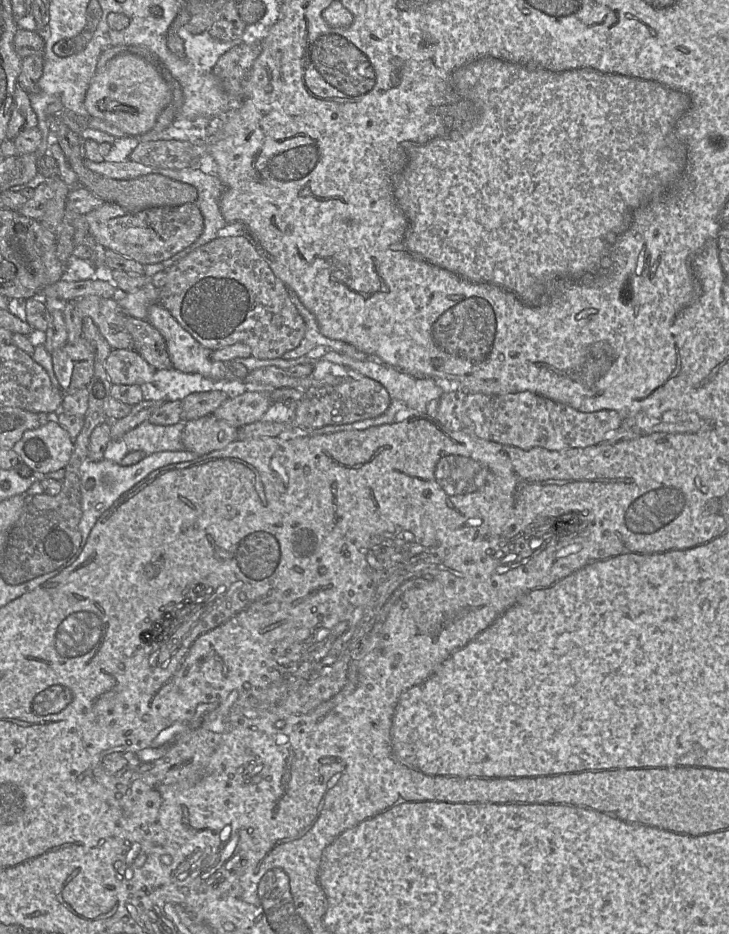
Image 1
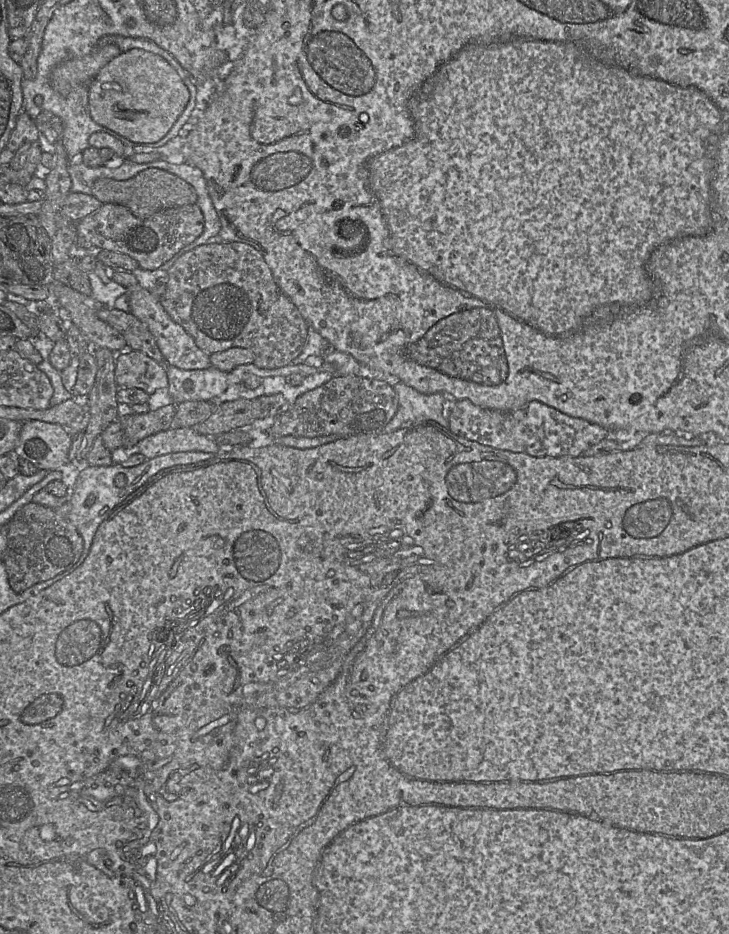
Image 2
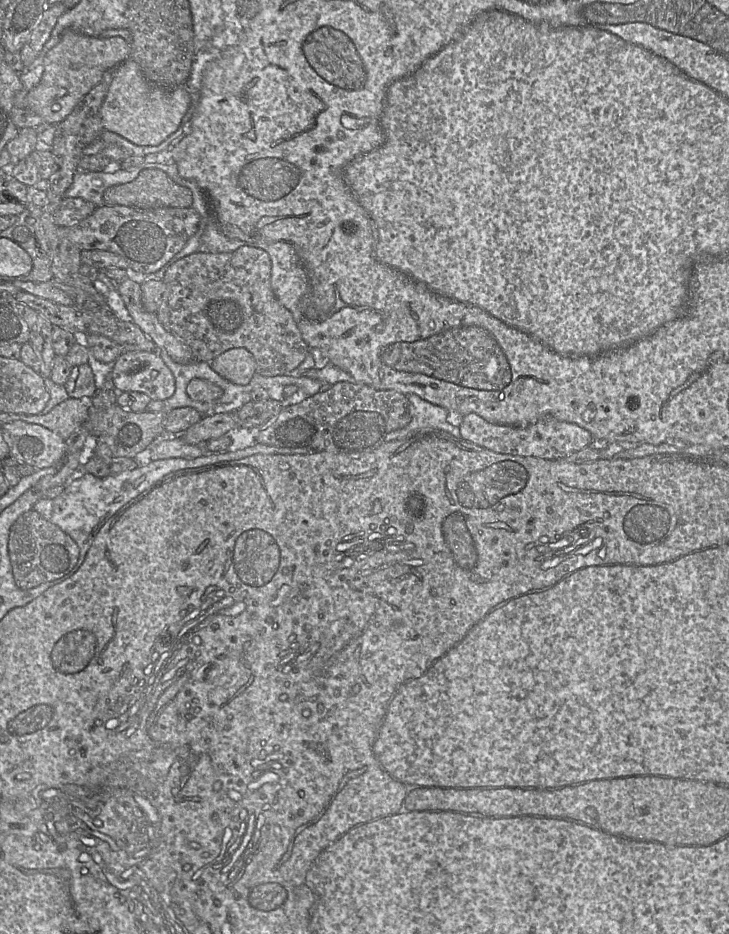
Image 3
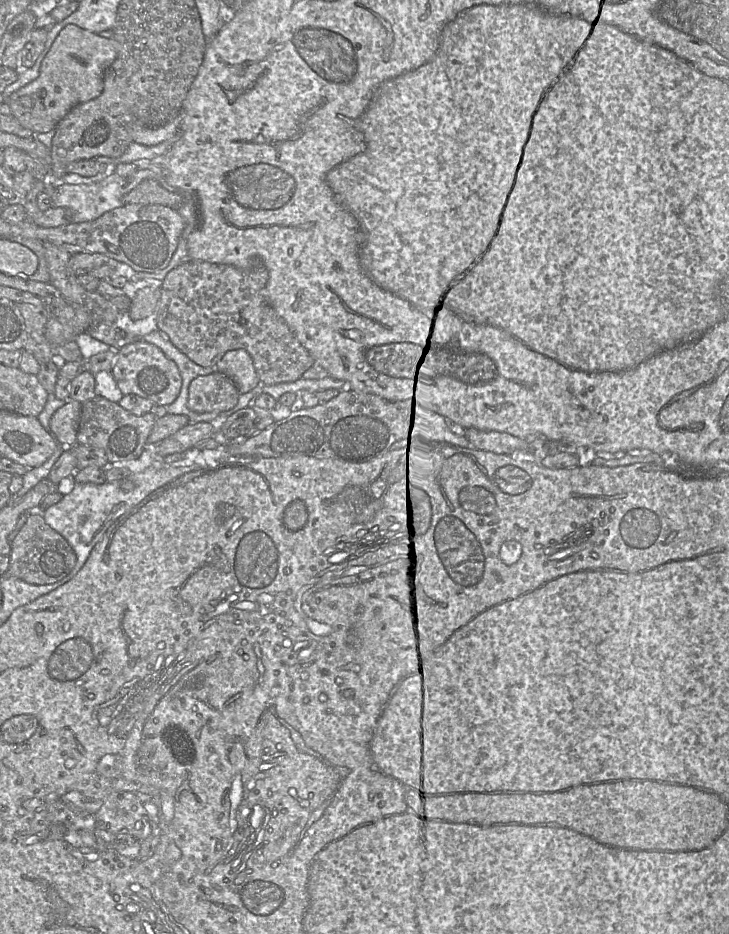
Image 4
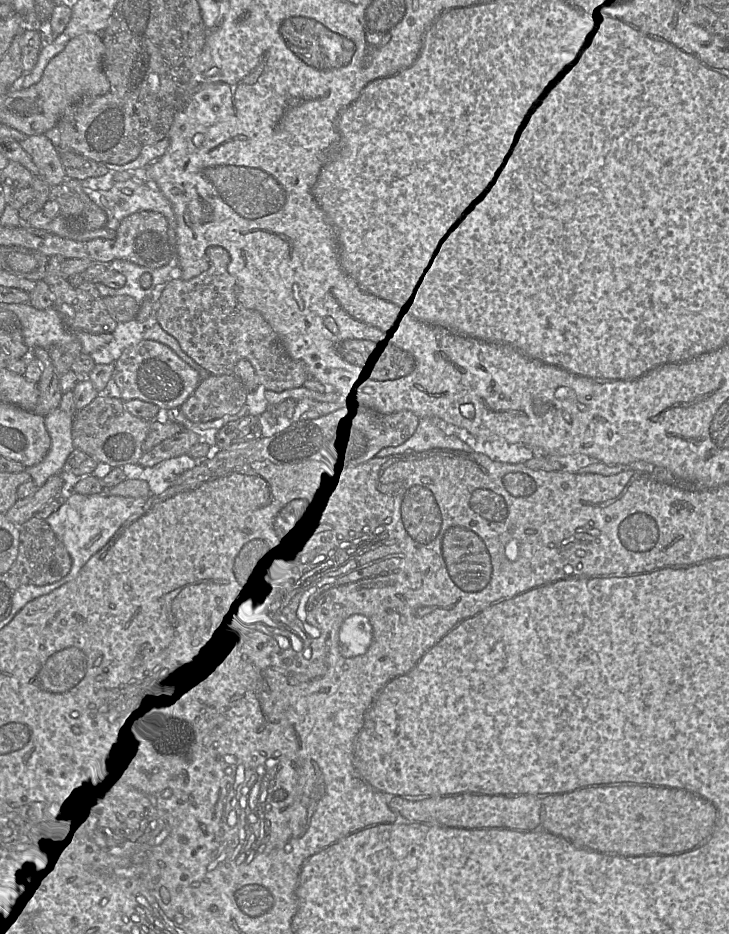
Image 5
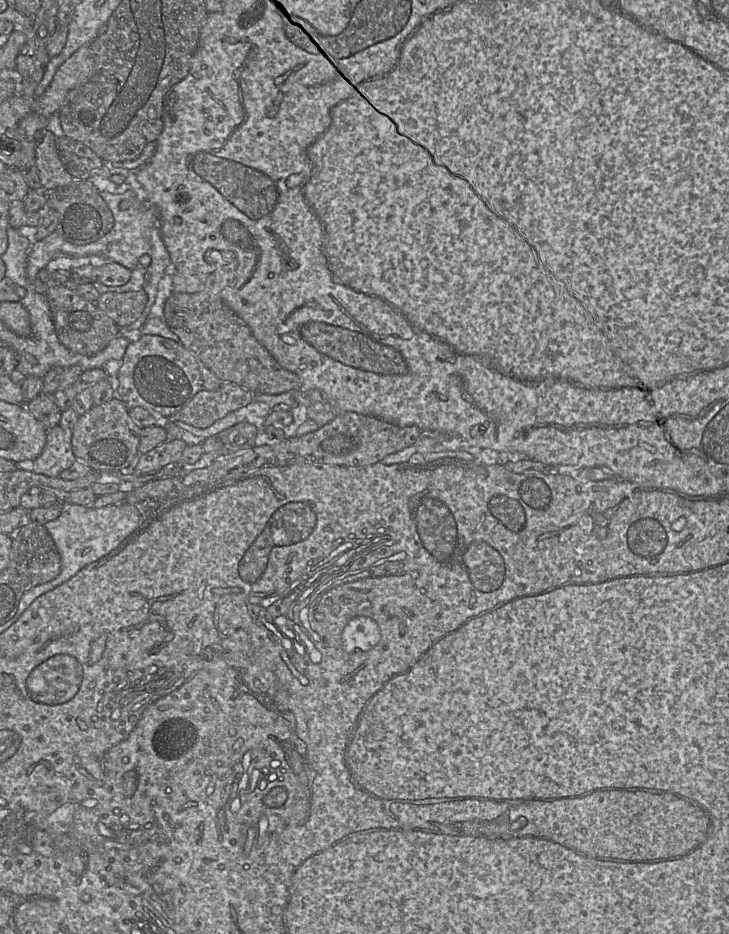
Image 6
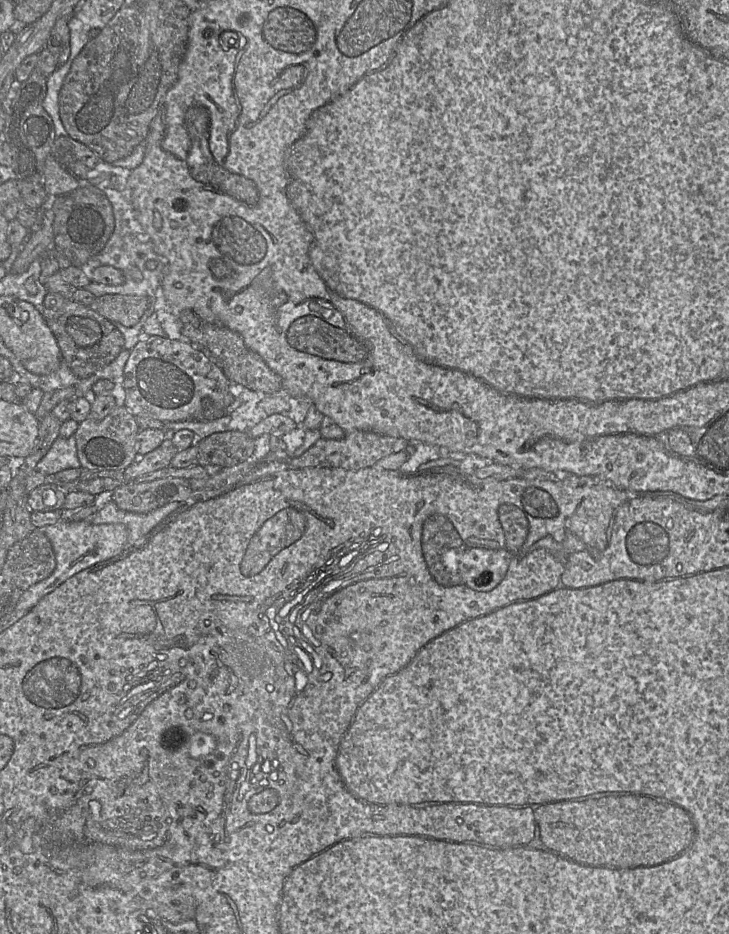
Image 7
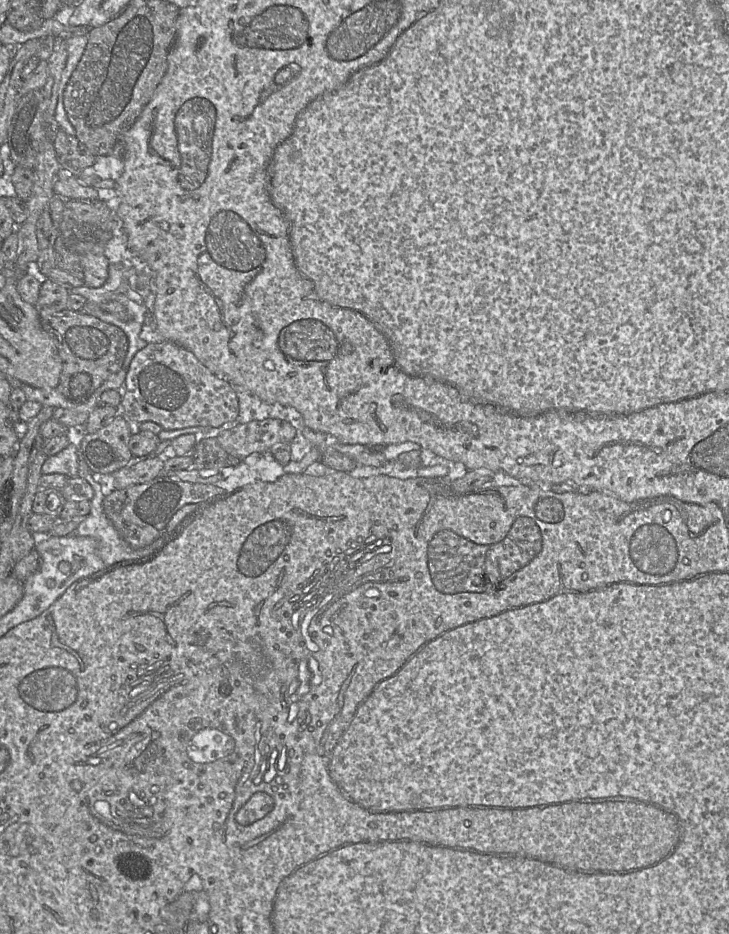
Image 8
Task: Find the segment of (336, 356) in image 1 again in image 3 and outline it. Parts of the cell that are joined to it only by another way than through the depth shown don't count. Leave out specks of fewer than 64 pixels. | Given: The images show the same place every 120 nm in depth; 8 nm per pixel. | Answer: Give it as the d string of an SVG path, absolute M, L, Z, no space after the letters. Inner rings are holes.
M404 394L411 404L411 421L406 426L408 436L421 430L439 430L449 433L454 438L461 438L458 427L449 424L446 420L448 411L438 405L432 404L416 394Z

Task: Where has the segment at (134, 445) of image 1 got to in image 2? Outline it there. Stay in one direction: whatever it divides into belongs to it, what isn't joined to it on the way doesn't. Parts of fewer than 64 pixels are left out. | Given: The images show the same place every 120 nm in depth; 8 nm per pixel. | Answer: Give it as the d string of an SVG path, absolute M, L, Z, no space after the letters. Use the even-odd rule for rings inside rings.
M170 428L144 438L135 446L136 453L144 455L147 460L190 451L216 454L220 448L215 437L201 435L194 428Z

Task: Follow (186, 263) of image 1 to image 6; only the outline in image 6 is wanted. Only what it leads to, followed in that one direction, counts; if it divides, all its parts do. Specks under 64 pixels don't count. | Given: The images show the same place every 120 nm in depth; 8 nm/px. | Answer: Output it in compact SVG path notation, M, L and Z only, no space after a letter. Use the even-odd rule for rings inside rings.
M216 249L208 250L205 253L205 260L213 266L213 273L210 274L210 276L207 278L205 286L203 290L196 293L177 293L173 292L169 298L165 302L164 306L164 322L167 325L167 327L175 333L180 341L181 344L188 350L190 350L196 358L198 358L209 370L211 370L222 382L231 382L235 383L253 393L263 393L263 394L280 394L284 392L288 392L290 390L296 390L301 389L301 382L299 377L283 368L271 355L271 353L254 337L253 333L251 332L248 325L239 317L236 315L236 313L231 310L221 299L220 293L223 289L226 287L232 287L235 284L236 281L236 269L238 266L238 261L236 259L235 254L232 251L220 251Z

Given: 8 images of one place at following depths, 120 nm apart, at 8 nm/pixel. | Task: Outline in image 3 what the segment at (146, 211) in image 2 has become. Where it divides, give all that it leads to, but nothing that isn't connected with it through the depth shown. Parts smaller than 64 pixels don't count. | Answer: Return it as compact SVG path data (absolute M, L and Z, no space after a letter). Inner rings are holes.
M149 168L131 182L107 188L103 200L106 205L124 205L136 209L190 208L193 196L189 188L174 182L161 169Z

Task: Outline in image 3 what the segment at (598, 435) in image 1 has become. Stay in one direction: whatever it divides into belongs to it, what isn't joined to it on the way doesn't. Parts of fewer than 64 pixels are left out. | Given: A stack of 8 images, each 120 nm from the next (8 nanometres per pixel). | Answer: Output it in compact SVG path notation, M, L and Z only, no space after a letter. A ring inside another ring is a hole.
M475 413L462 417L459 431L461 438L478 446L503 454L534 456L543 459L562 459L569 454L589 446L592 435L584 428L553 417L543 417L527 426L508 426L493 424Z

